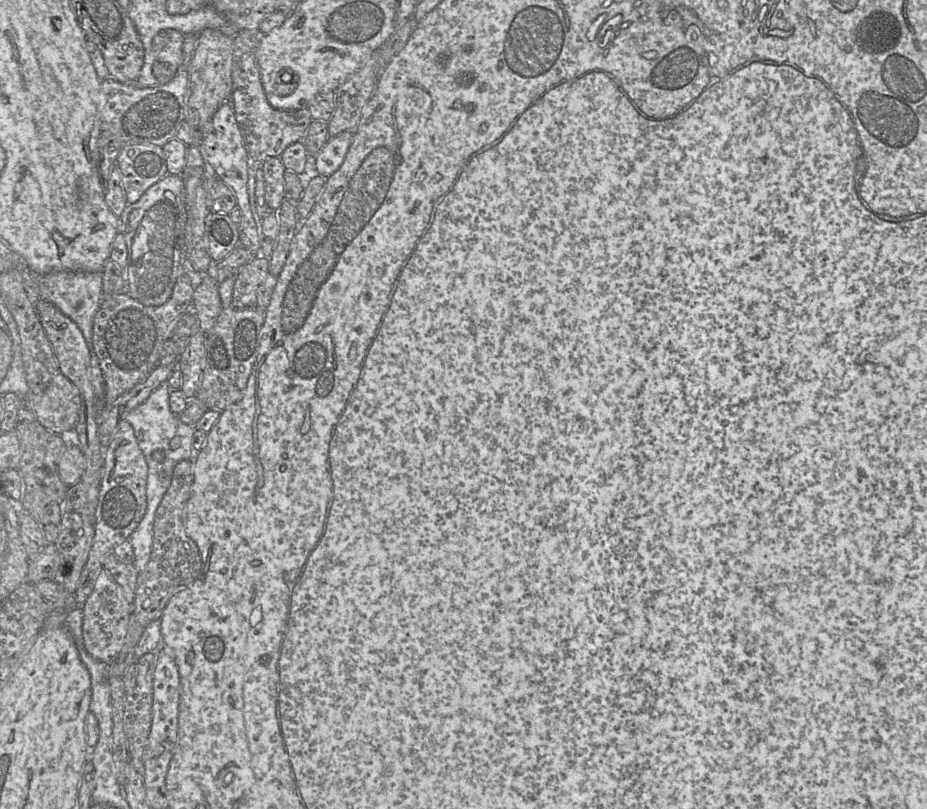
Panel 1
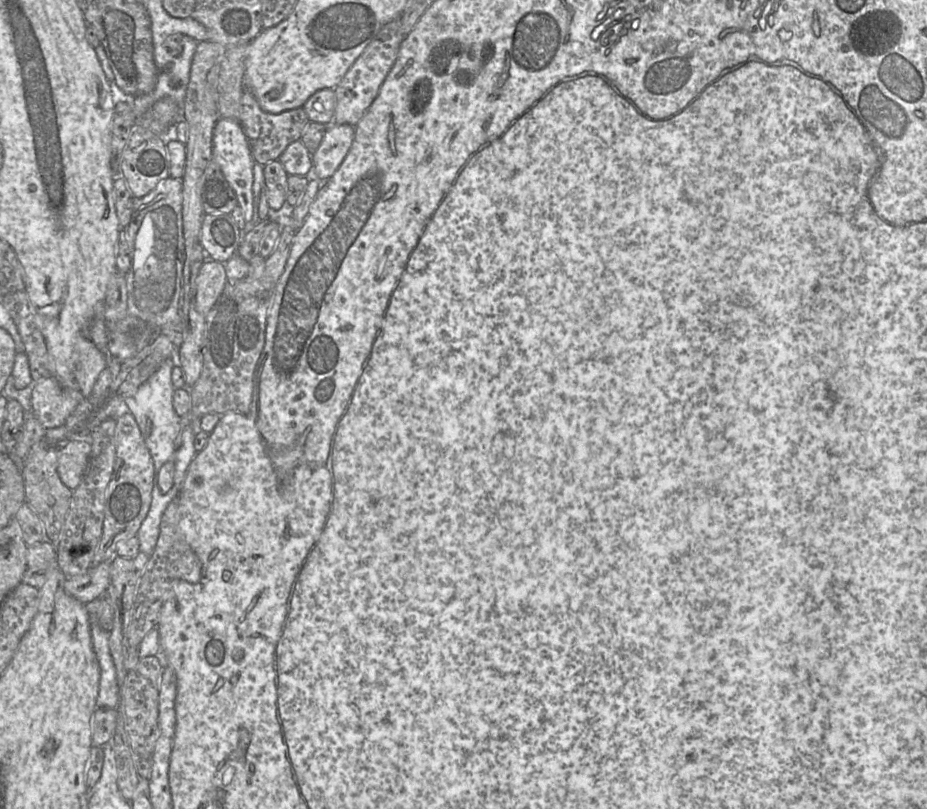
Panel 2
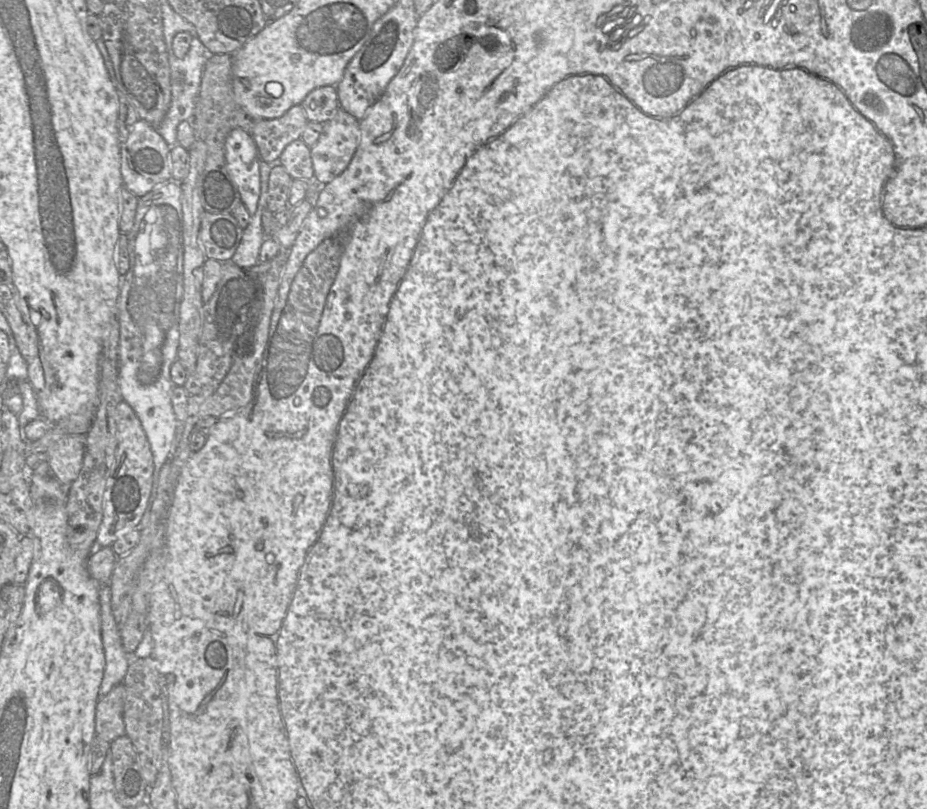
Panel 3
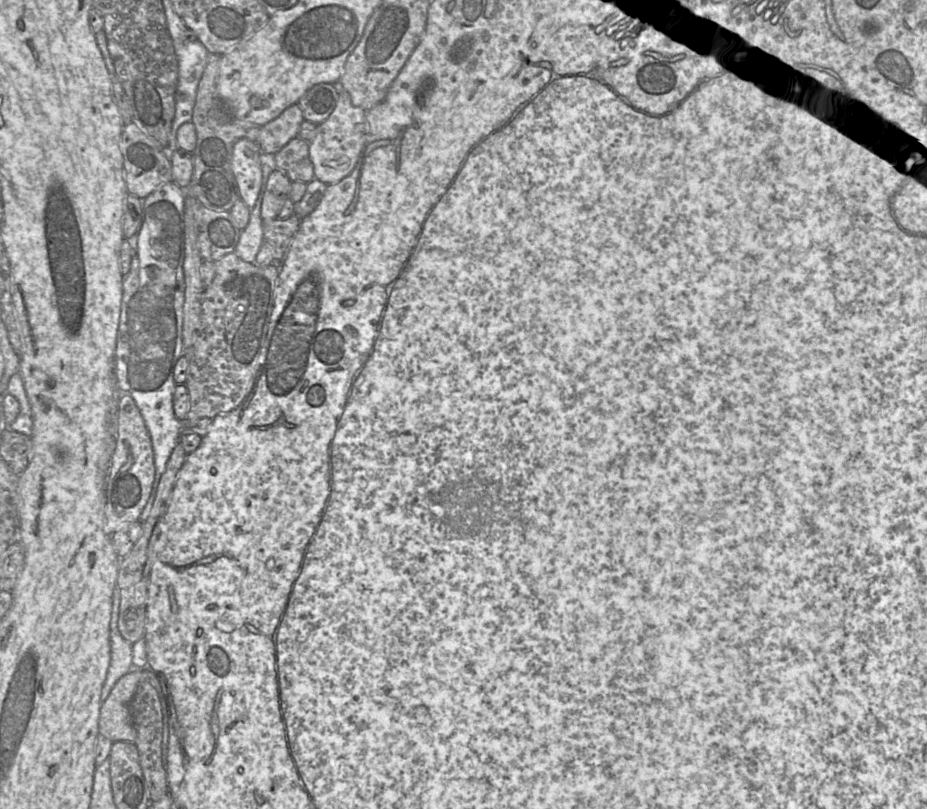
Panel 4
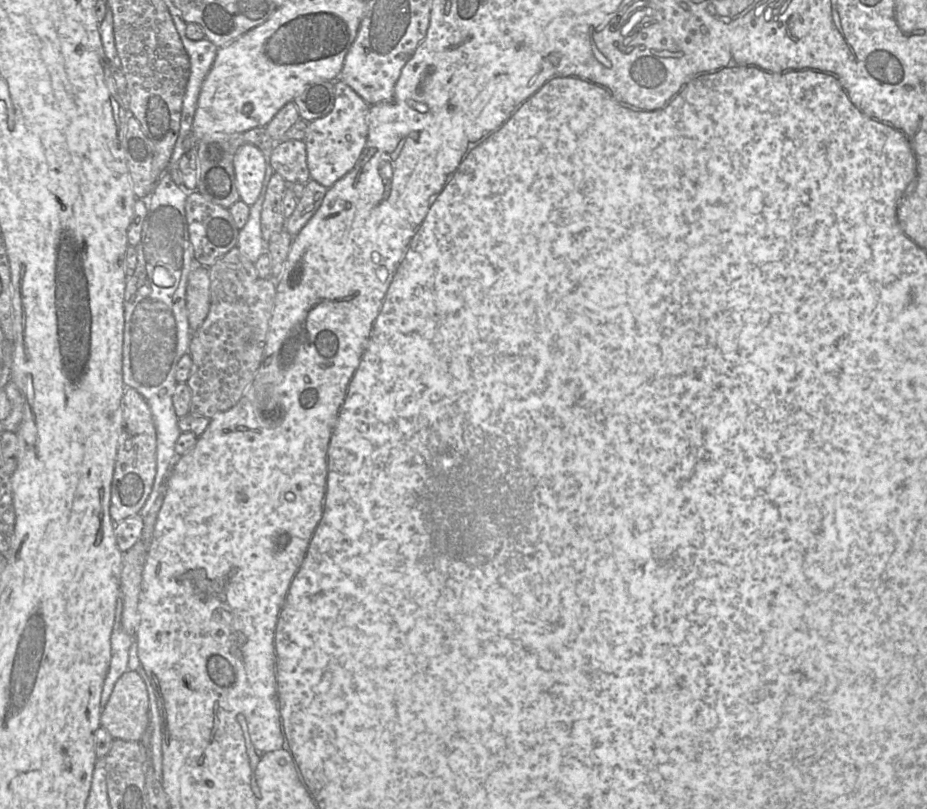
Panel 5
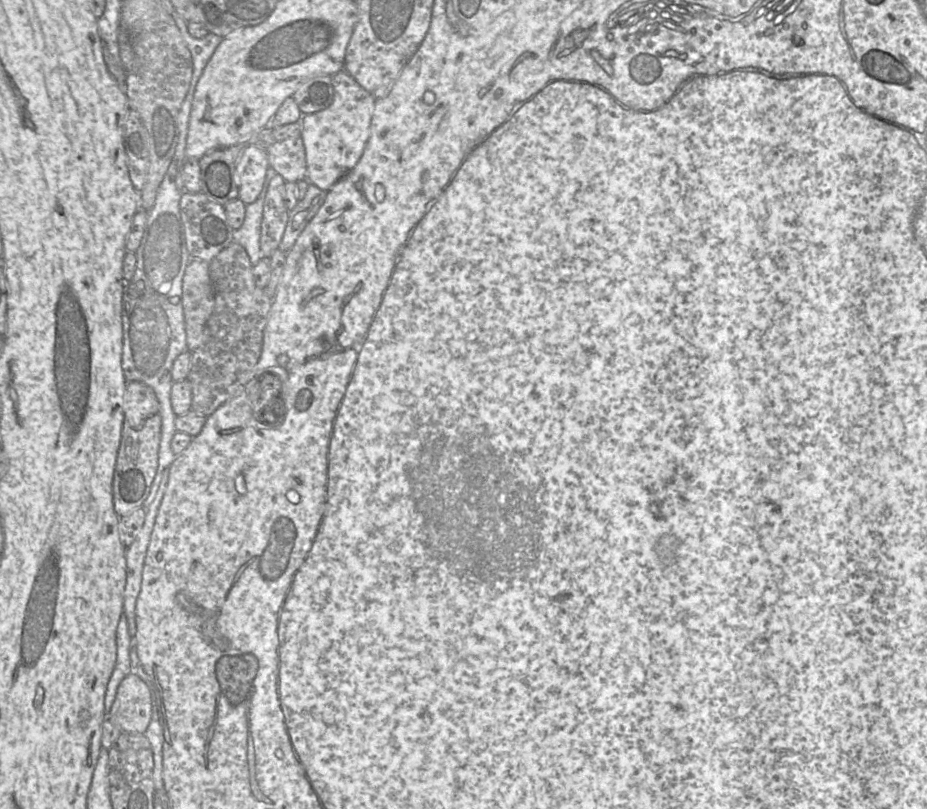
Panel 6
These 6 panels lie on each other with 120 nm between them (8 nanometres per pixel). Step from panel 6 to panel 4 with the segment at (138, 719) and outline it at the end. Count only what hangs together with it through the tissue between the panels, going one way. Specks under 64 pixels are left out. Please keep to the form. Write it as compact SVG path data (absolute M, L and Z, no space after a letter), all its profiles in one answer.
M132 668L112 688L99 710L99 734L114 742L135 742L130 702L141 681L142 669Z

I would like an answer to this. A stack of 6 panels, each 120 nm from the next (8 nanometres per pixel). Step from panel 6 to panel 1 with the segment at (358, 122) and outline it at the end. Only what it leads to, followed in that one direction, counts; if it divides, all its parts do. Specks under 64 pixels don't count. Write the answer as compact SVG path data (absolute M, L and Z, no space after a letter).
M344 131L328 139L315 157L315 171L313 174L329 177L340 168L353 142L353 132Z

